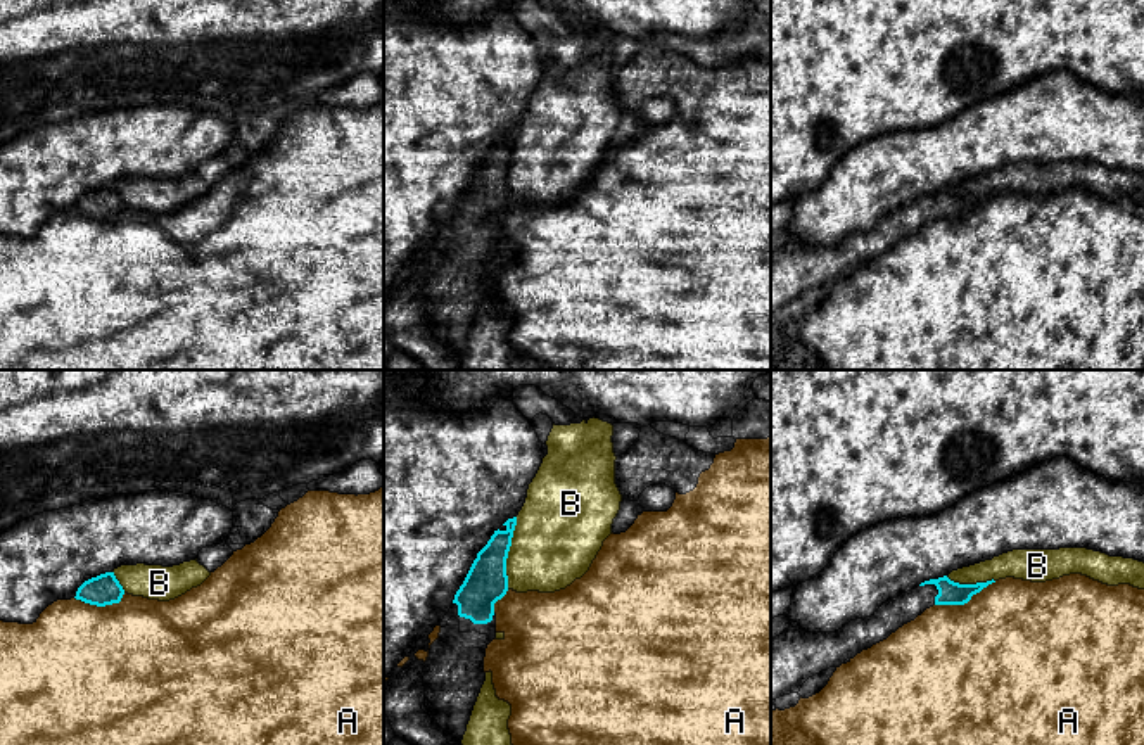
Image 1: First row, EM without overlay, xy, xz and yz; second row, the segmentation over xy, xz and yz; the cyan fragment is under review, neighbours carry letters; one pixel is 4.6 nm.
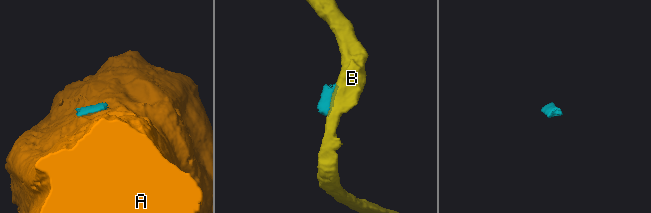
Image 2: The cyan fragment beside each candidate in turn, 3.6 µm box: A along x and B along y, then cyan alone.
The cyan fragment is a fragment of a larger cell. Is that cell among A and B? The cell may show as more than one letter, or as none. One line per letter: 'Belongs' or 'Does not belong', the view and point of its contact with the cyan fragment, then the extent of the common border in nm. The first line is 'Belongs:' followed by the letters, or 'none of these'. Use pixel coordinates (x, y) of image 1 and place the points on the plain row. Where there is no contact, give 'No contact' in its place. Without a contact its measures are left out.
Belongs: none of these
A: Does not belong. Touches cyan at yz (965, 215). Shared border 300 nm
B: Does not belong. Touches cyan at xz (507, 166). Shared border 340 nm

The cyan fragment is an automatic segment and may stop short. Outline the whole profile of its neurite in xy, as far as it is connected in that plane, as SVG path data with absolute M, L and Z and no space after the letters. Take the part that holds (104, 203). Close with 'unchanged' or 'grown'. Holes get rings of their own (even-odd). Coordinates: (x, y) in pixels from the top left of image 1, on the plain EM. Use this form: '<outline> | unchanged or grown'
M105 185L85 194L78 201L74 211L90 218L105 220L105 218L119 216L123 207L124 202L116 192L114 185Z | unchanged

